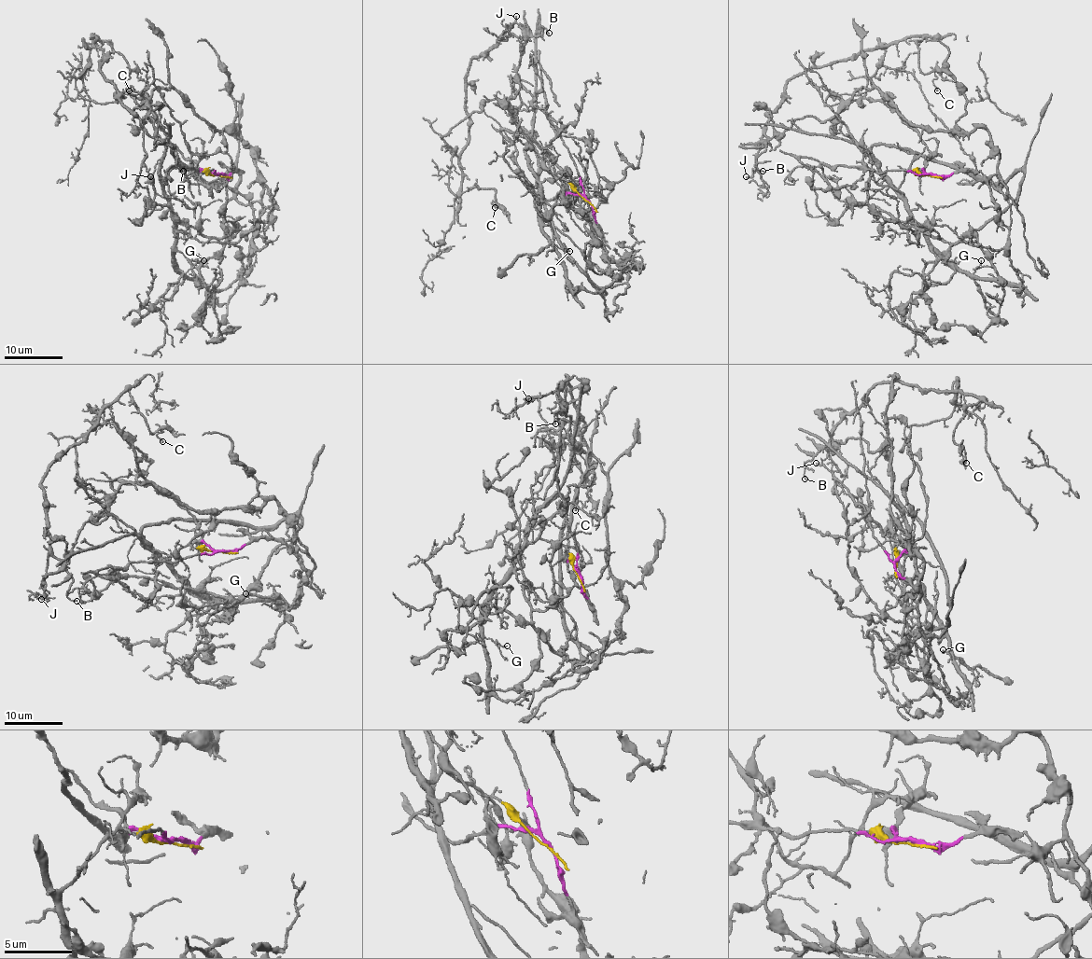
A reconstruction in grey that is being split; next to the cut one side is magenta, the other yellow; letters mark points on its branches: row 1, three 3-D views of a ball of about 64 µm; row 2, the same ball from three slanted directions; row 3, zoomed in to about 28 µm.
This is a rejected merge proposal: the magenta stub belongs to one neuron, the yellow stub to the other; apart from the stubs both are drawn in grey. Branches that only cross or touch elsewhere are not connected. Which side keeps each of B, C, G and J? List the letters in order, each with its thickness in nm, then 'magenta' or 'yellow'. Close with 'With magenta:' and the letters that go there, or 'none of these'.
B: 130 nm | magenta
C: 140 nm | magenta
G: 120 nm | yellow
J: 190 nm | magenta
With magenta: B, C, J

